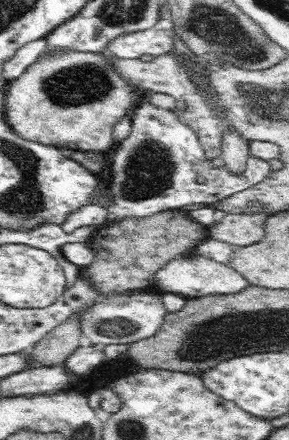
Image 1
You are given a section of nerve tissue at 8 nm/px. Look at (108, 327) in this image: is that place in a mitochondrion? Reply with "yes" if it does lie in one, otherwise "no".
yes

